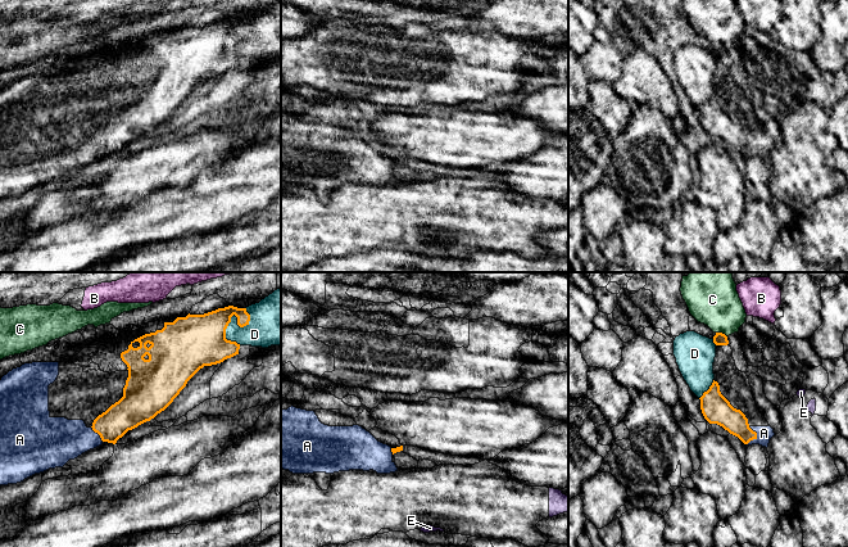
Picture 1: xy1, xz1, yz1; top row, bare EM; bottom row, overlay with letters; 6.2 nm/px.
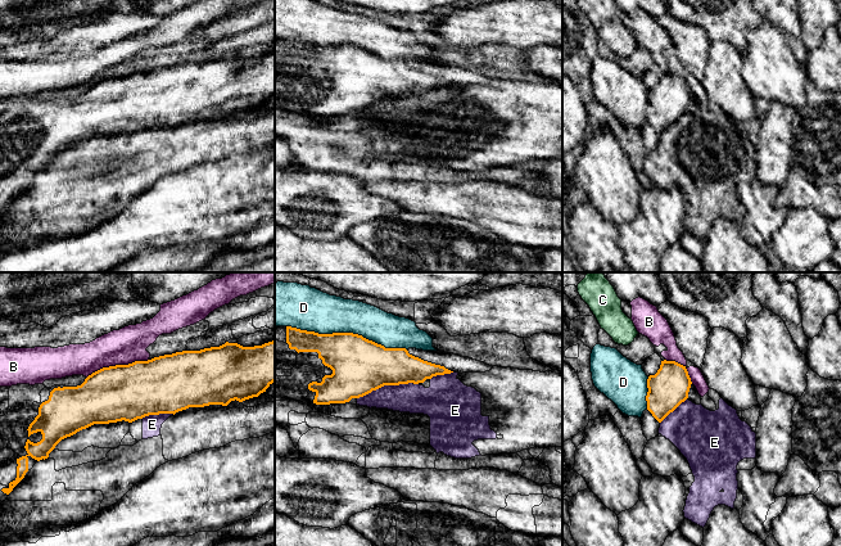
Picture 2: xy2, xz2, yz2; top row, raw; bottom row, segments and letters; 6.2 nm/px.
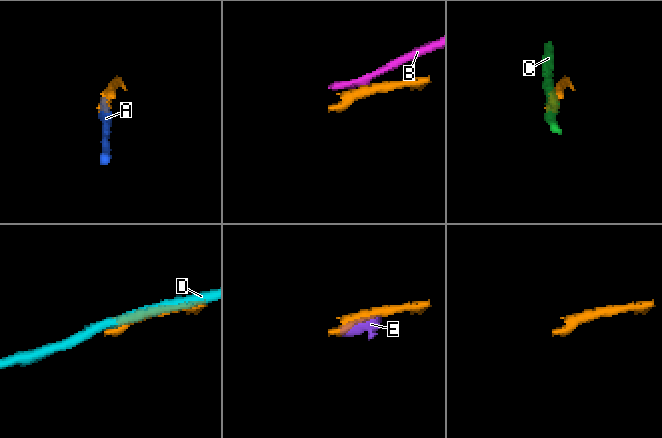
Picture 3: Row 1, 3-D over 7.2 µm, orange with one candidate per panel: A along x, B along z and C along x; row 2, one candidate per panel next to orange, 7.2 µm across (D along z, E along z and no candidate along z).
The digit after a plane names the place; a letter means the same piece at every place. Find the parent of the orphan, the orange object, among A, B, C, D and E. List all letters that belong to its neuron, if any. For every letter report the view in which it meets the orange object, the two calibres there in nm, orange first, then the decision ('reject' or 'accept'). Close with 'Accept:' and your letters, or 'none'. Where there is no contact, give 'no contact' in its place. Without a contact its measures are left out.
A: meets orange in yz1; 150 nm thick on the orange side, 100 nm on the other; accept
B: meets orange in xy2; 360 nm thick on the orange side, 220 nm on the other; reject
C: meets orange in yz1; 80 nm thick on the orange side, 280 nm on the other; reject
D: meets orange in xz2; 340 nm thick on the orange side, 260 nm on the other; reject
E: meets orange in xz2; 340 nm thick on the orange side, 190 nm on the other; reject
Accept: A

